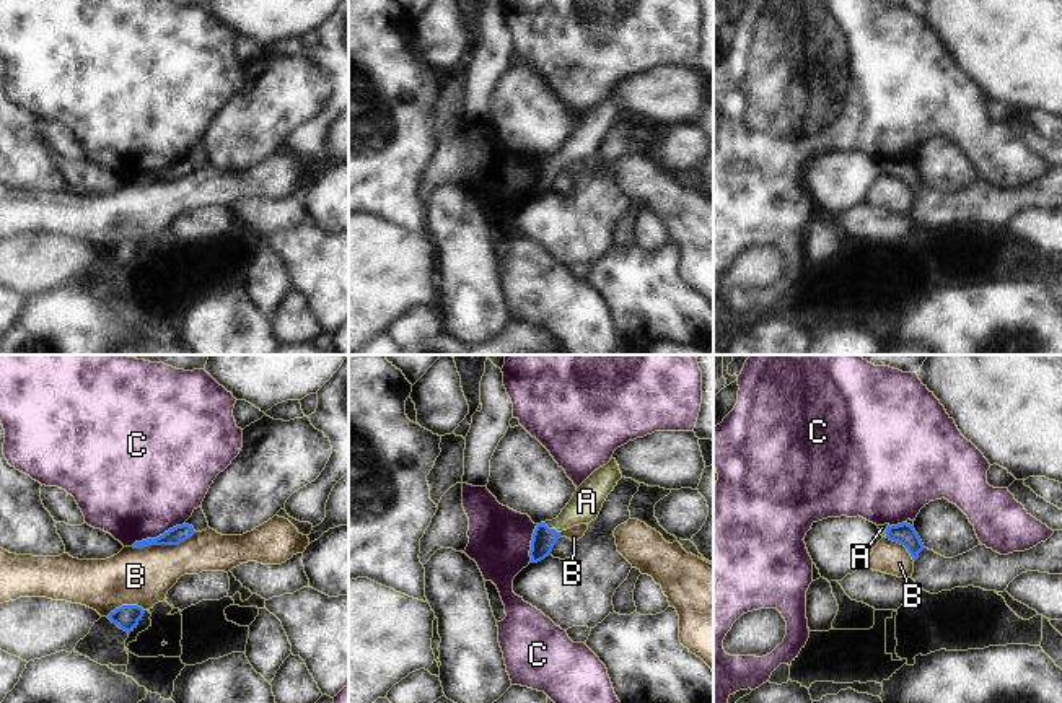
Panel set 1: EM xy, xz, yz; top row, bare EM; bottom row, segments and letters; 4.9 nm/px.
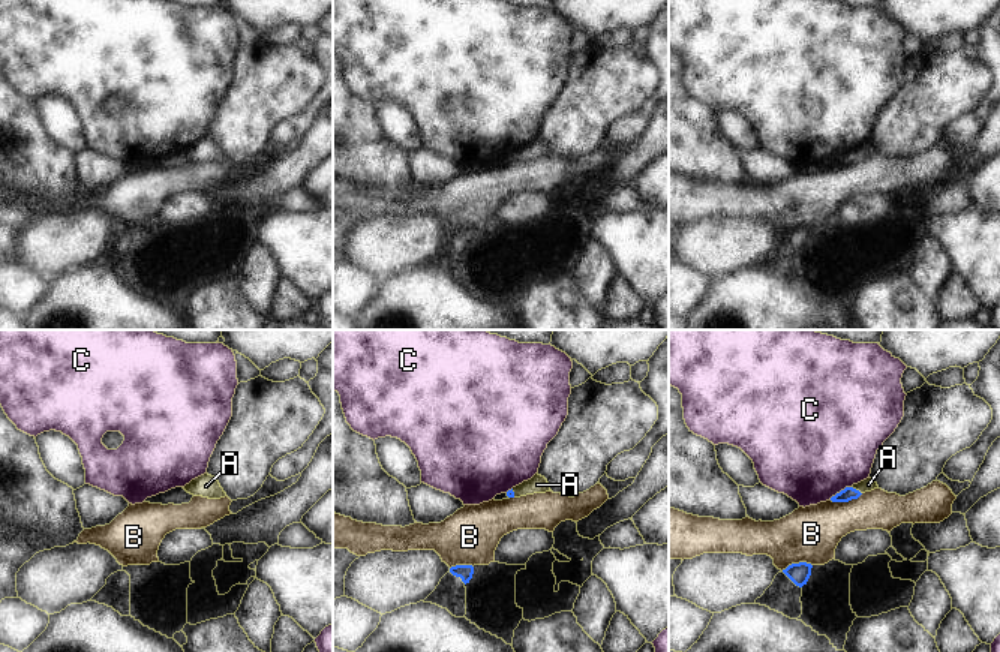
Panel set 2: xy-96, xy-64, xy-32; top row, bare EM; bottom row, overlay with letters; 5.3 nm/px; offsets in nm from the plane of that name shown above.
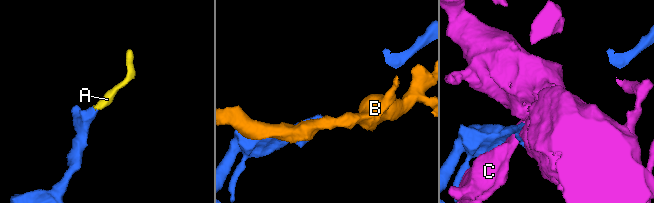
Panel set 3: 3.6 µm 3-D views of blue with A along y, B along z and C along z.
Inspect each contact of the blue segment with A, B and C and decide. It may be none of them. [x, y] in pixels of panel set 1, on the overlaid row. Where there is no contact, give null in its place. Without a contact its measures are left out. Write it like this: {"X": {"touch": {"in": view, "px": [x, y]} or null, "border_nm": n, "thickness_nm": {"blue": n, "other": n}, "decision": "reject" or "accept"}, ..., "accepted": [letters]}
{"A": {"touch": {"in": "xz", "px": [552, 529]}, "border_nm": 90, "thickness_nm": {"blue": 120, "other": 160}, "decision": "accept"}, "B": {"touch": {"in": "xy", "px": [163, 544]}, "border_nm": 320, "thickness_nm": {"blue": 90, "other": 280}, "decision": "reject"}, "C": {"touch": {"in": "xy", "px": [157, 537]}, "border_nm": 300, "thickness_nm": {"blue": 90, "other": 480}, "decision": "reject"}, "accepted": ["A"]}

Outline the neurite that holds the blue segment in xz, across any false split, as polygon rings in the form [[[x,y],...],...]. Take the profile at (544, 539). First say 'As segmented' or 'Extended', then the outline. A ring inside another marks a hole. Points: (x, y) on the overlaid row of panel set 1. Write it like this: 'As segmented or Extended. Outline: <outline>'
Extended. Outline: [[[611,459],[606,465],[595,470],[577,488],[572,500],[555,519],[536,526],[531,540],[529,563],[538,563],[549,557],[562,531],[595,521],[608,495],[621,478],[622,474],[616,459]]]

